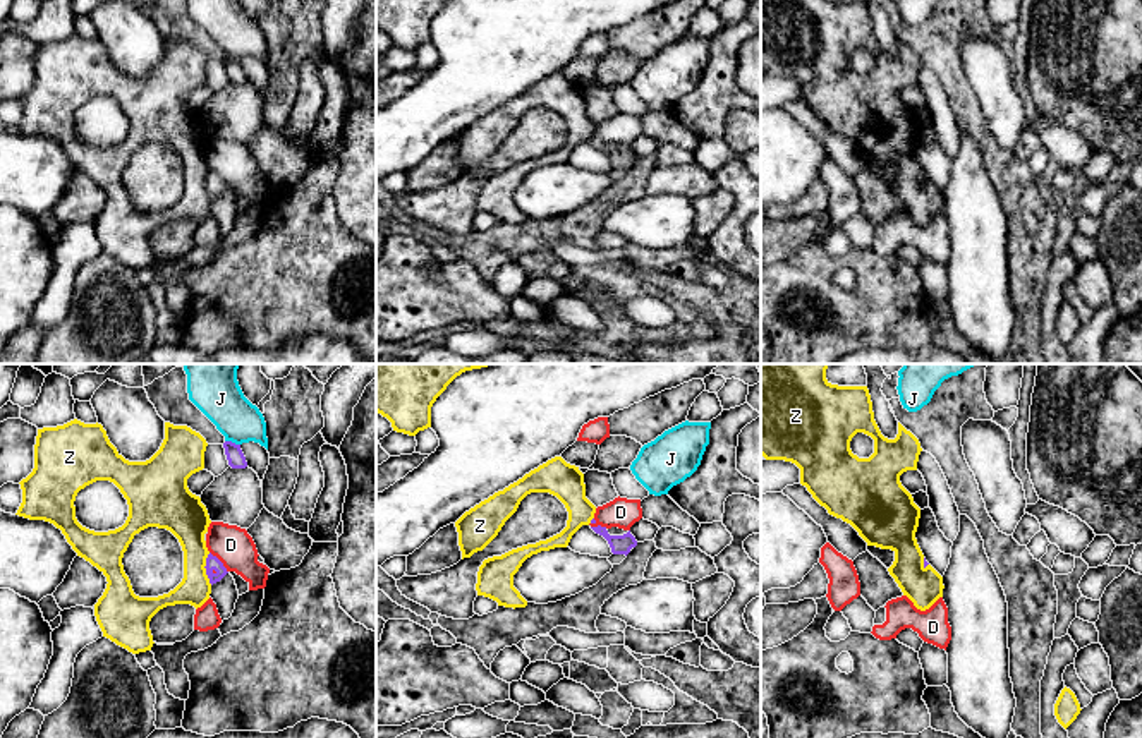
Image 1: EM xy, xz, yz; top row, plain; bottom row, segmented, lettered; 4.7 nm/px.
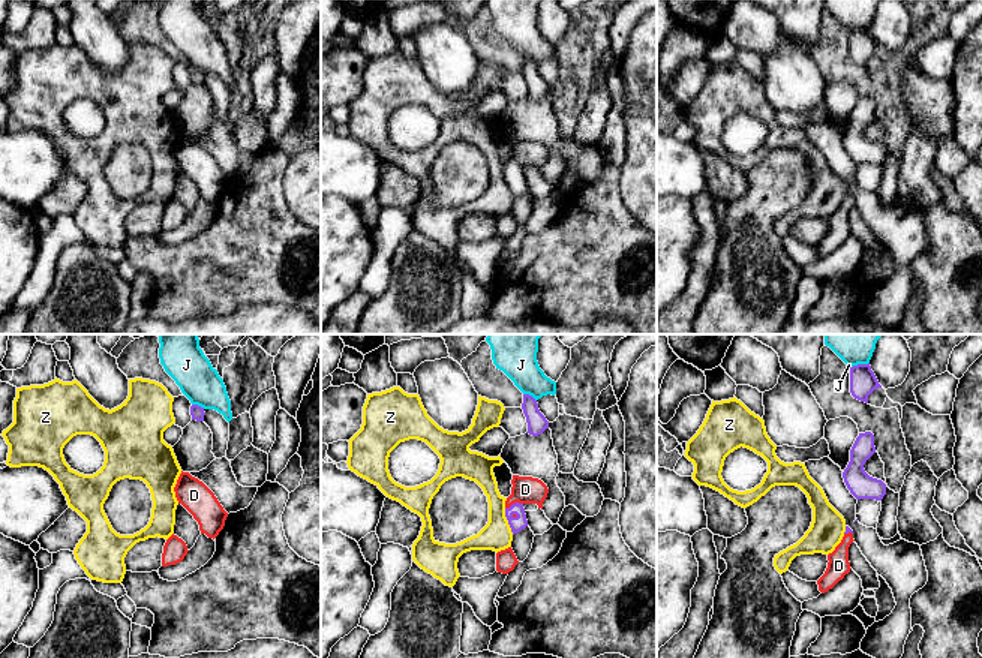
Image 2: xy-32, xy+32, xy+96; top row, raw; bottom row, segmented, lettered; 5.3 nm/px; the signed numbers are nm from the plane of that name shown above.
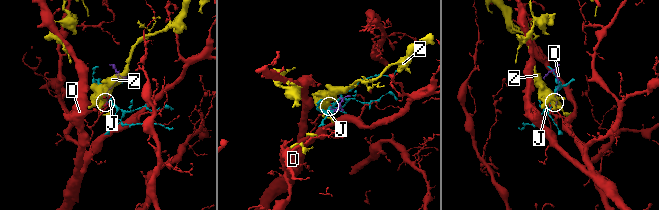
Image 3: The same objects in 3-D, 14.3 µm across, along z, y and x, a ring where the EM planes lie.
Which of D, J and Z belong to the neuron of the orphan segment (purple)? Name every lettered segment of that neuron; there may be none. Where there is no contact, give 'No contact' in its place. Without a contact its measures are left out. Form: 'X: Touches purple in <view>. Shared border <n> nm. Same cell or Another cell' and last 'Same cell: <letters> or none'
D: Touches purple in xz. Shared border 80 nm. Same cell
J: Touches purple in xy. Shared border 80 nm. Another cell
Z: Touches purple in xy. Shared border 150 nm. Another cell
Same cell: D

